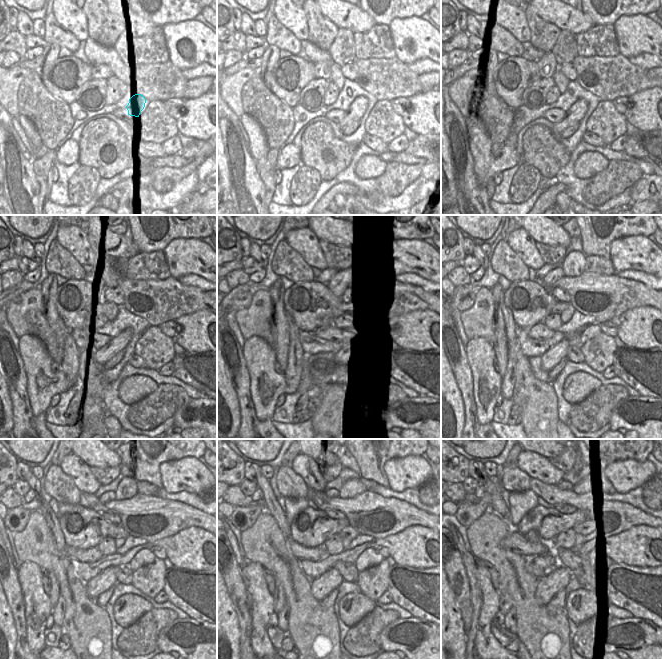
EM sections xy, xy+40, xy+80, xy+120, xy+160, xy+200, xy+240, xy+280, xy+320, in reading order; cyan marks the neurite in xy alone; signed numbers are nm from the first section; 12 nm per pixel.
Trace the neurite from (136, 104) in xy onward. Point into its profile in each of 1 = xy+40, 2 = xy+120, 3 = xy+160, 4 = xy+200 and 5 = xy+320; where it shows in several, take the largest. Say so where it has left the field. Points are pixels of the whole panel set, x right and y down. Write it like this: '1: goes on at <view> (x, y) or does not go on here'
1: goes on at xy+40 (359, 105)
2: goes on at xy+120 (117, 344)
3: goes on at xy+160 (342, 345)
4: goes on at xy+200 (540, 365)
5: goes on at xy+320 (556, 579)

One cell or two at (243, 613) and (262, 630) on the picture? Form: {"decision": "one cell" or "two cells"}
{"decision": "two cells"}

